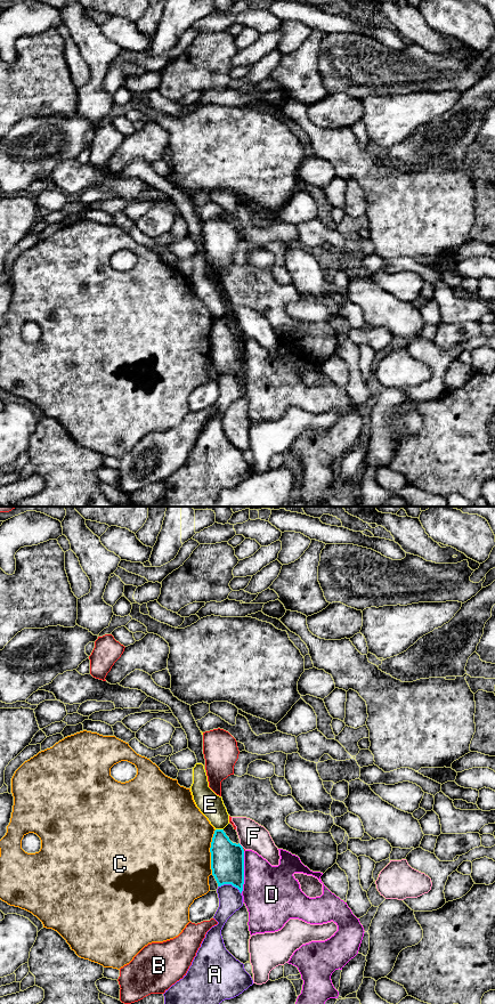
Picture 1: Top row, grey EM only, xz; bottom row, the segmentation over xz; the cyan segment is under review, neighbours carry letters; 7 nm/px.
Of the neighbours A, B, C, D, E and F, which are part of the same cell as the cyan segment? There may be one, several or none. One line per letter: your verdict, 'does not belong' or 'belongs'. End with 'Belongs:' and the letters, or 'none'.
A: does not belong
B: does not belong
C: does not belong
D: does not belong
E: does not belong
F: does not belong
Belongs: none

